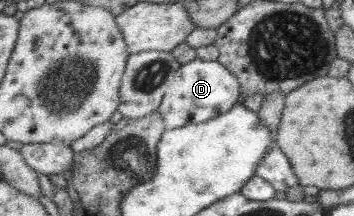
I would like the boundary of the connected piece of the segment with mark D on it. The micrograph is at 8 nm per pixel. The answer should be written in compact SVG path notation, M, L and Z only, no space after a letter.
M191 60L178 68L159 112L164 116L168 130L207 123L236 106L239 94L242 93L240 88L235 74L219 60Z

